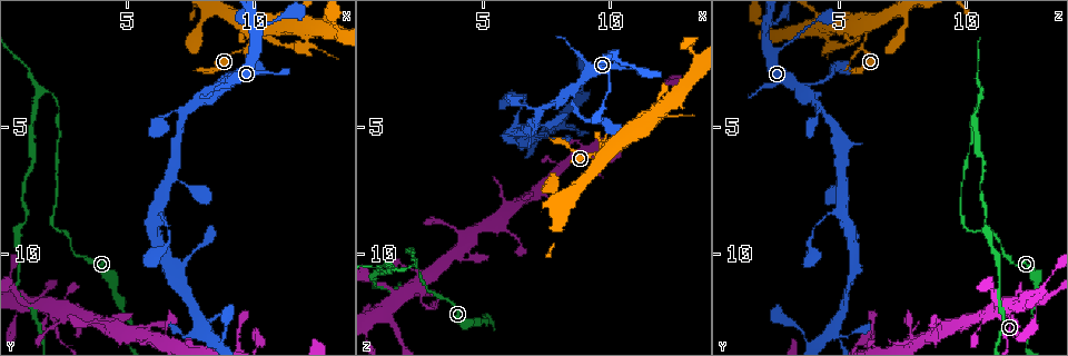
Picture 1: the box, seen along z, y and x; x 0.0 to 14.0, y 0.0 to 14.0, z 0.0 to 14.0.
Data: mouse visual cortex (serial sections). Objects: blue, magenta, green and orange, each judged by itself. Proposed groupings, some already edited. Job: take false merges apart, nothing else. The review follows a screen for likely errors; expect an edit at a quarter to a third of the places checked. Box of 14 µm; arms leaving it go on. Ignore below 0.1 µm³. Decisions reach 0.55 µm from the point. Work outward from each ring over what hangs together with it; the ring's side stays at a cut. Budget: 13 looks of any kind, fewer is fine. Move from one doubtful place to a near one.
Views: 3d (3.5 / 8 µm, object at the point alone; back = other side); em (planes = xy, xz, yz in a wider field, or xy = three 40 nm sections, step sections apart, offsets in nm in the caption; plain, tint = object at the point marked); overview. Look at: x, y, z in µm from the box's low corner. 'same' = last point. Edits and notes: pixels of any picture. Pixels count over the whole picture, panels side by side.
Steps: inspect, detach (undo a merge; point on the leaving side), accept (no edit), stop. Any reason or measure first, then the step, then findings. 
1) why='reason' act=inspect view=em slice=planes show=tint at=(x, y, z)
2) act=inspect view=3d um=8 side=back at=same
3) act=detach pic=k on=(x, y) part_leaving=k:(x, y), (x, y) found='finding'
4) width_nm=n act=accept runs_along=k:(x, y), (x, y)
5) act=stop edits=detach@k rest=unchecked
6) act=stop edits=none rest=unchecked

why='narrows sharply' act=inspect view=3d um=3.5 at=(2.3, 7.4, 9.8)

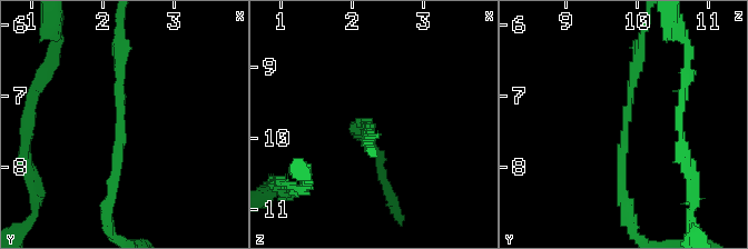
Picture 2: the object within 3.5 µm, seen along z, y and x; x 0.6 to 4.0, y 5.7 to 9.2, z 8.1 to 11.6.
why='shape alone is not enough' act=inspect view=em slice=xy step=3 show=tint at=(2.25, 7.40, 9.85)

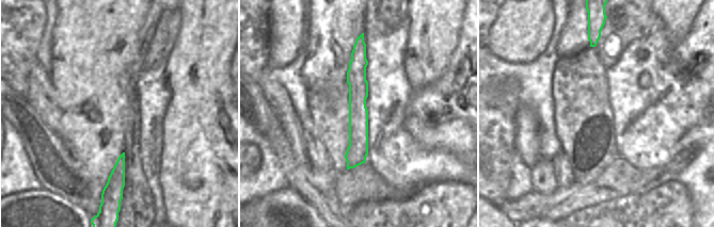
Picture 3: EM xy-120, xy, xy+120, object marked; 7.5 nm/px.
arm_widths_nm=150,150 act=accept runs_along=2:(625, 200), (621, 149), (641, 50) found='all the same cell'

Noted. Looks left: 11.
why='sudden change in width' act=inspect view=3d um=8 at=(1.6, 3.5, 10.6)

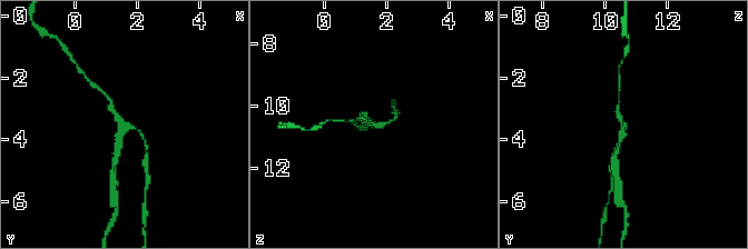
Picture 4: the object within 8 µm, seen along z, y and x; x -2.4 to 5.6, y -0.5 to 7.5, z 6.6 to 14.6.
arms=3 arm_widths_nm=100,150,150 why='now the EM' act=inspect view=em slice=xy step=3 show=tint at=(1.7, 3.5, 10.6)

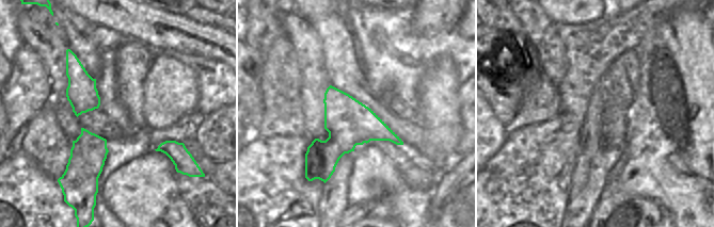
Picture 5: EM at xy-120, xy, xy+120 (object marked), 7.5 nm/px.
act=detach pic=4 on=(117, 149) border=5:(329, 131), (345, 131), (355, 145) found='a second cell is stuck on'

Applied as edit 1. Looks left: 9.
why='sudden change in width' act=inspect view=em slice=xy step=3 show=tint at=(5.0, 12.5, 12.7)

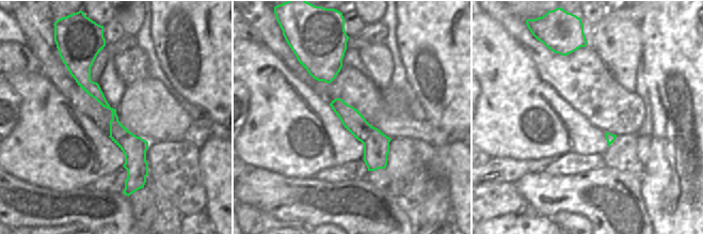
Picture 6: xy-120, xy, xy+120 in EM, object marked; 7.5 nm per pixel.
act=inspect view=3d um=3.5 at=same

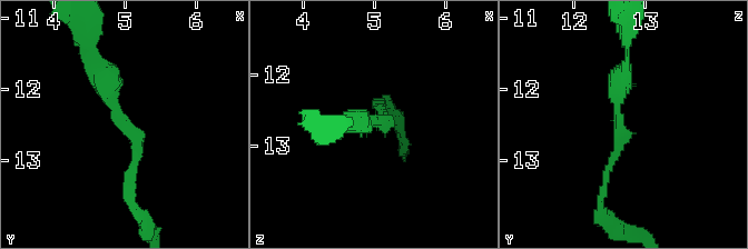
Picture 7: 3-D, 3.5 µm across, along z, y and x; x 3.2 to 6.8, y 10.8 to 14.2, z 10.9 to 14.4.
width_nm=190 act=accept runs_along=7:(91, 67), (136, 135), (129, 196) found='one cell here'

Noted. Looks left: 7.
why='three arms meet' act=inspect view=3d um=3.5 at=(8.0, 12.9, 4.8)

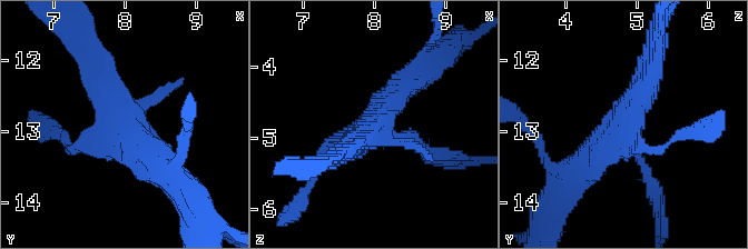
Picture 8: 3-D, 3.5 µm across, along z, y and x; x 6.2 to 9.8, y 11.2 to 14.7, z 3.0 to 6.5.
act=inspect view=em slice=xy step=5 show=tint at=(8.00, 12.90, 4.80)

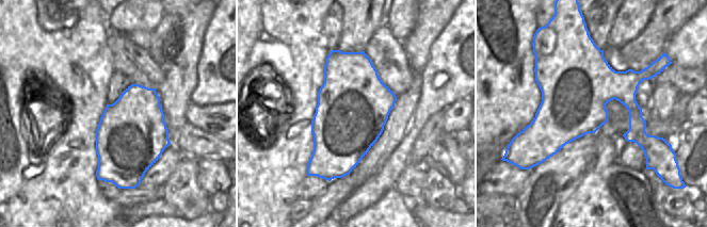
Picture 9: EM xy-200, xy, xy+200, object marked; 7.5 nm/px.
act=detach pic=8 on=(646, 172) found='a second cell is stuck on'

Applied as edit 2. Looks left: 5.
why='redraw' act=inspect view=overview

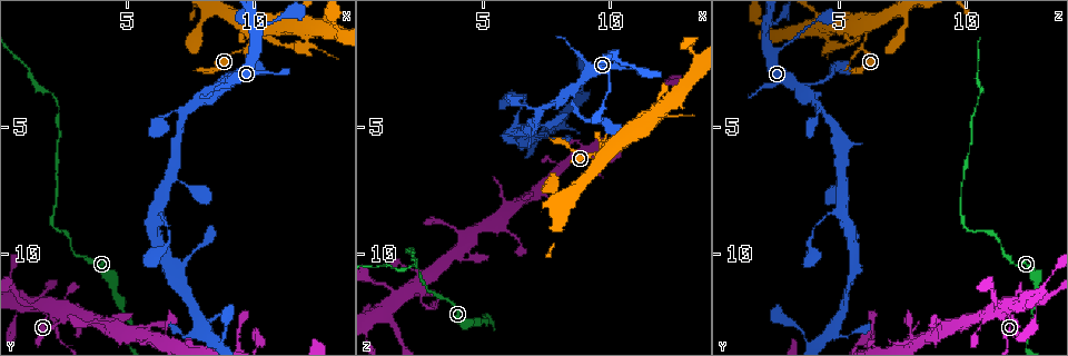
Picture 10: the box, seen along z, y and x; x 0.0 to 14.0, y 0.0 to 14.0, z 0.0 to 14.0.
why='thin neck' act=inspect view=3d um=3.5 at=(12.0, 1.4, 4.6)

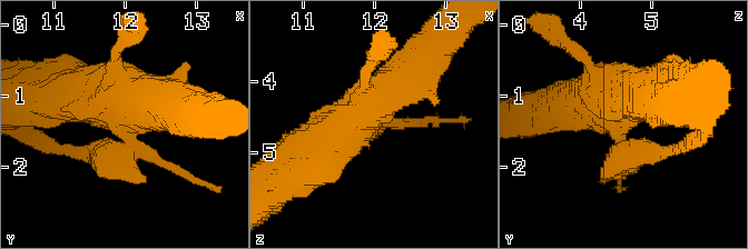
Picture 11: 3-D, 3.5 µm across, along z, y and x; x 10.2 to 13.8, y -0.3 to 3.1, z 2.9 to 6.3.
arms=4 arm_widths_nm=150,300,600,700 why='need the tissue' act=inspect view=em slice=xy step=1 show=tint at=(11.90, 1.35, 4.50)

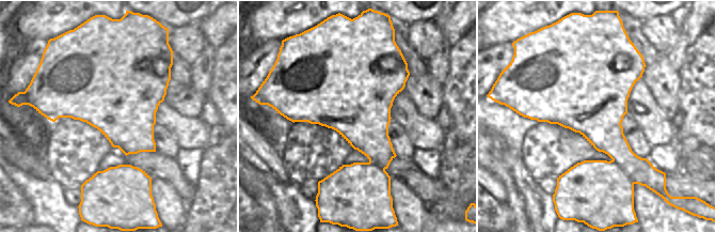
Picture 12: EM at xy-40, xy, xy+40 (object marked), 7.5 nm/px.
act=detach pic=11 on=(633, 158) border=12:(613, 159), (634, 183) found='two cells meet here'

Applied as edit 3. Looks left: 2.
act=stop edits=detach@4,detach@8,detach@11 rest=unchecked

